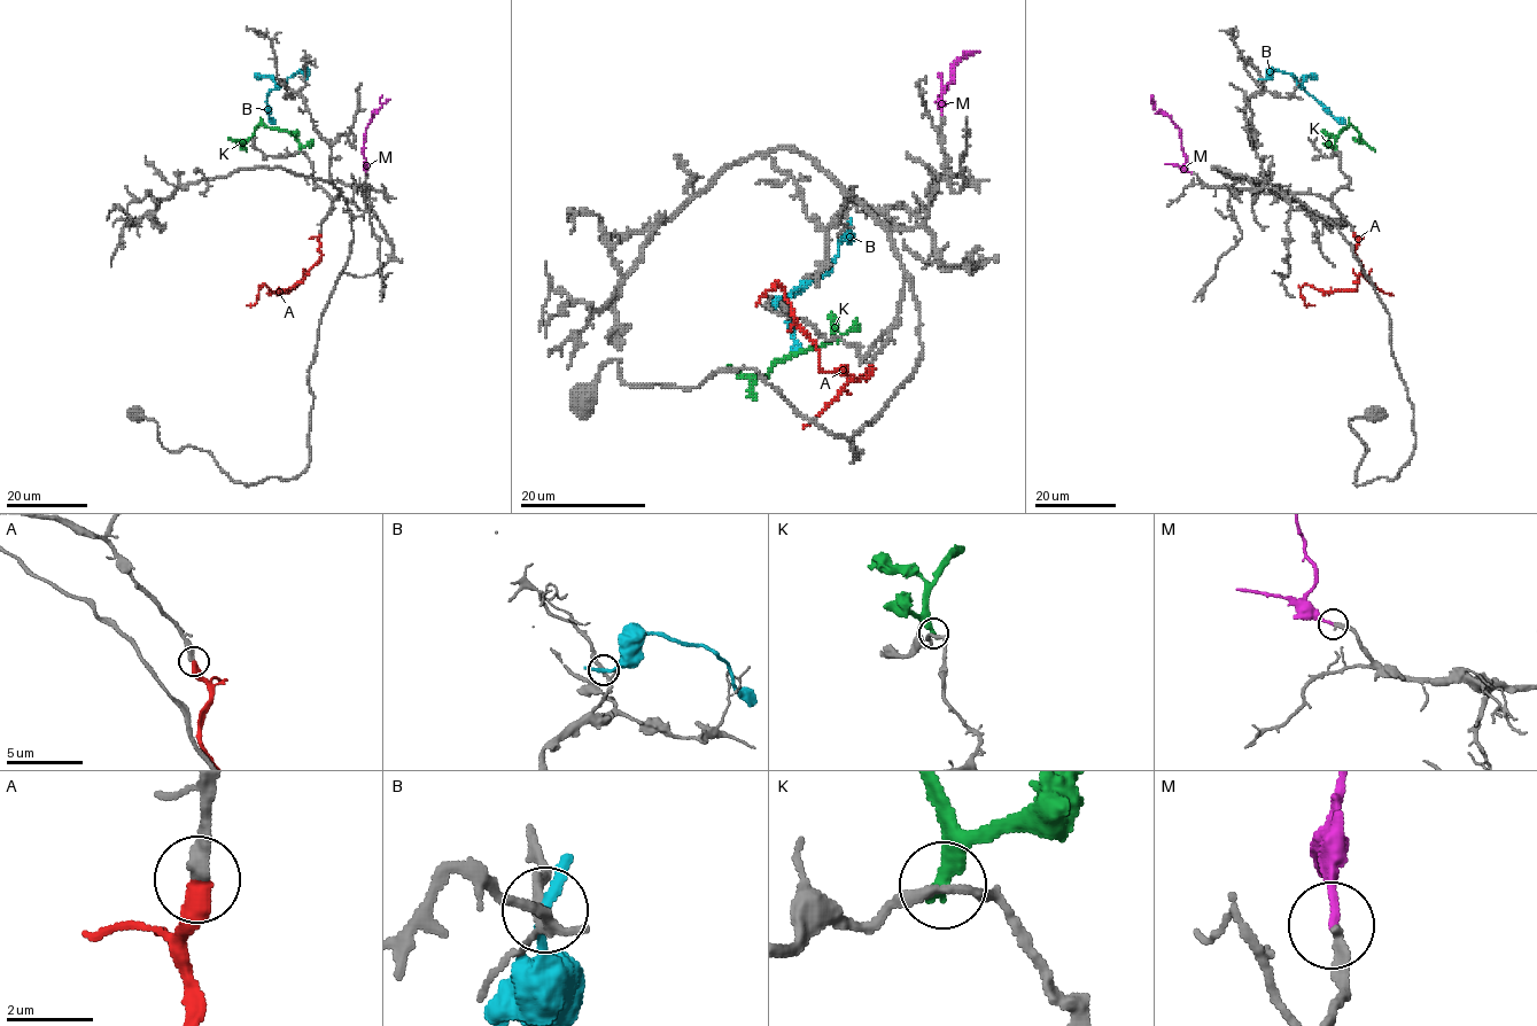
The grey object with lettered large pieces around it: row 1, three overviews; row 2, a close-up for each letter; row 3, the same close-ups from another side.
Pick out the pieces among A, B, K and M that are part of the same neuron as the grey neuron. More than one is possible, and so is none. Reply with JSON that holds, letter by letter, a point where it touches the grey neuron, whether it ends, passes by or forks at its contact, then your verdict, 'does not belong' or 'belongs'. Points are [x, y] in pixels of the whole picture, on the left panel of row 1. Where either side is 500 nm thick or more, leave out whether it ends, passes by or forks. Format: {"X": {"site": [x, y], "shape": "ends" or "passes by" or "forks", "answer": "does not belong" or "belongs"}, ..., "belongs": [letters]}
{"A": {"site": [320, 233], "shape": "ends", "answer": "belongs"}, "B": {"site": [305, 79], "shape": "passes by", "answer": "does not belong"}, "K": {"site": [300, 152], "shape": "ends", "answer": "does not belong"}, "M": {"site": [365, 172], "shape": "ends", "answer": "belongs"}, "belongs": ["A", "M"]}

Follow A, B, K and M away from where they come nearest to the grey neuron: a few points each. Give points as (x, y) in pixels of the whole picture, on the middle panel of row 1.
A: (871, 366), (854, 380), (820, 367), (816, 344), (776, 282), (755, 305)
B: (848, 225), (831, 269), (802, 281), (790, 294), (786, 327), (799, 352)
K: (838, 341), (838, 337), (791, 354), (761, 377), (738, 375), (727, 366)
M: (940, 114), (936, 101), (952, 79), (952, 68), (967, 52)

